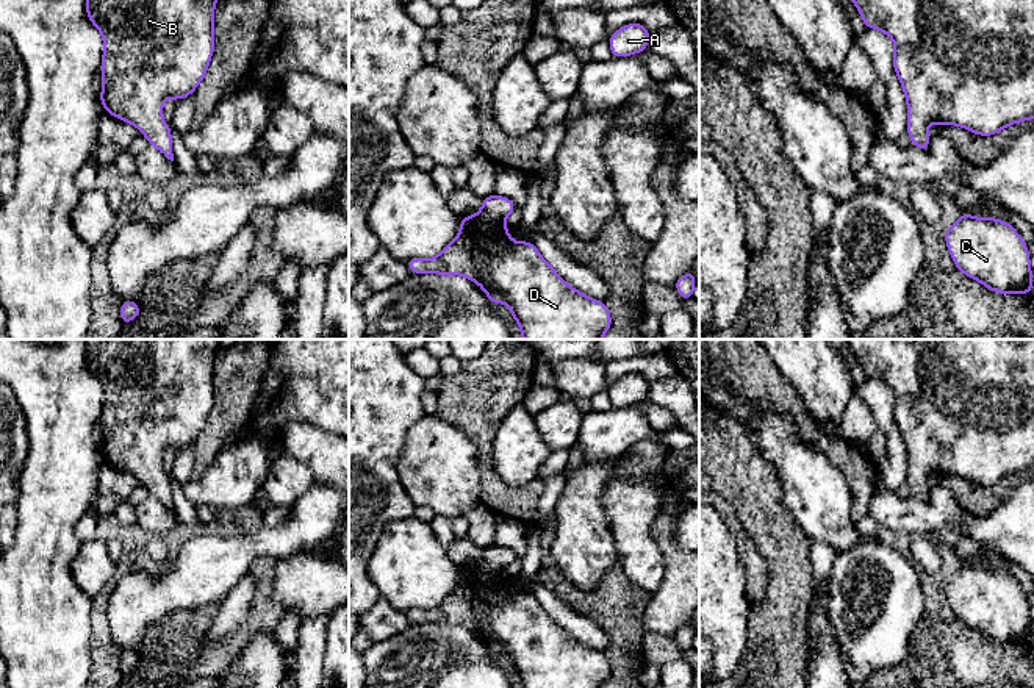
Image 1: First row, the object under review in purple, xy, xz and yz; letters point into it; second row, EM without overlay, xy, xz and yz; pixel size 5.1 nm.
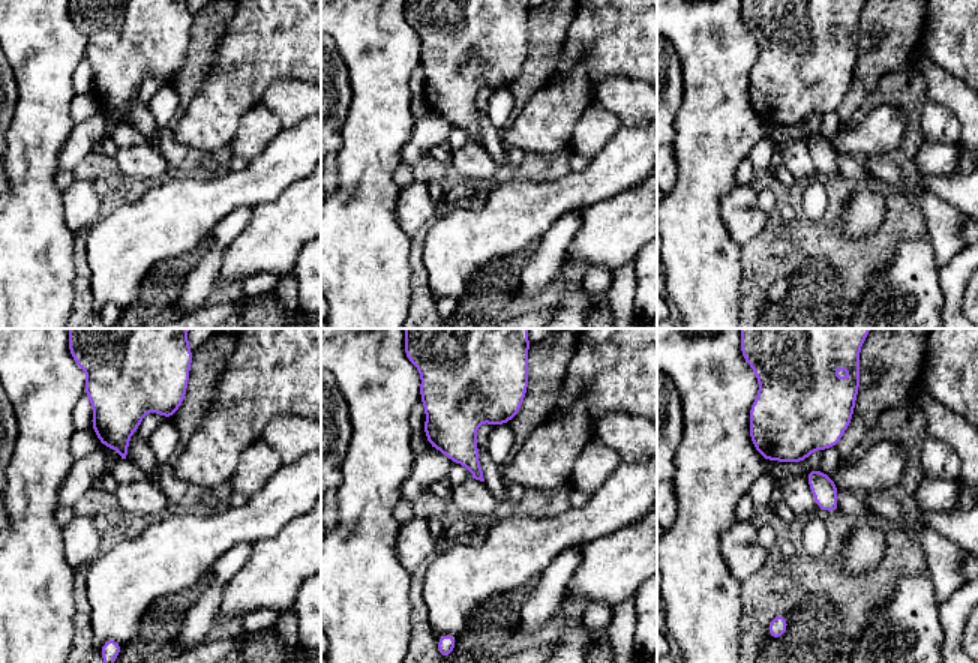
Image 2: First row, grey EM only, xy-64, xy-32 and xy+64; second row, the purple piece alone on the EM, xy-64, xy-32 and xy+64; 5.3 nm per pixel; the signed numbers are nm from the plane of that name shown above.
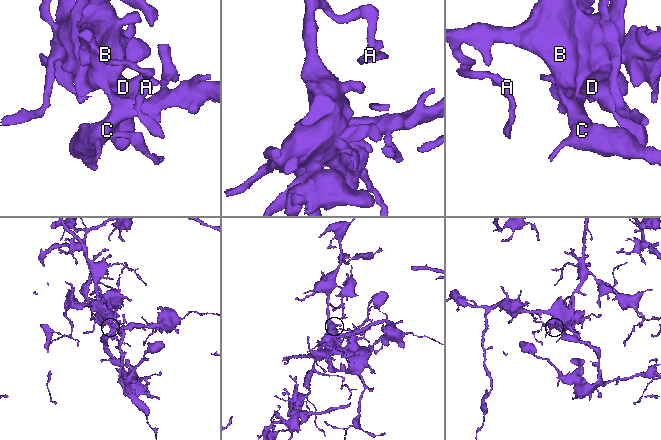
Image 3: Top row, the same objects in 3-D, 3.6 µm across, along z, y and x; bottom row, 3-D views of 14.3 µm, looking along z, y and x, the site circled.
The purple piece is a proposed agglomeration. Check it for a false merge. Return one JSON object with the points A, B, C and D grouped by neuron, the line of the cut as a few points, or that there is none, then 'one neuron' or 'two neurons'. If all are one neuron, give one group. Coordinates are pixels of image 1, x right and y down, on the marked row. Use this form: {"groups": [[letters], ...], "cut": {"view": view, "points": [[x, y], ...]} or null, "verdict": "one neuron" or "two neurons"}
{"groups": [["A", "B", "C", "D"]], "cut": null, "verdict": "one neuron"}

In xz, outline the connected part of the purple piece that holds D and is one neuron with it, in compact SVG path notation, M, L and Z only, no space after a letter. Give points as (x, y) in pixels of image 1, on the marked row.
M486 195L476 216L460 217L457 238L435 258L410 258L410 274L461 275L476 281L490 302L505 302L522 339L602 339L613 325L609 306L569 286L540 255L533 241L516 242L504 220L518 205L504 195Z

